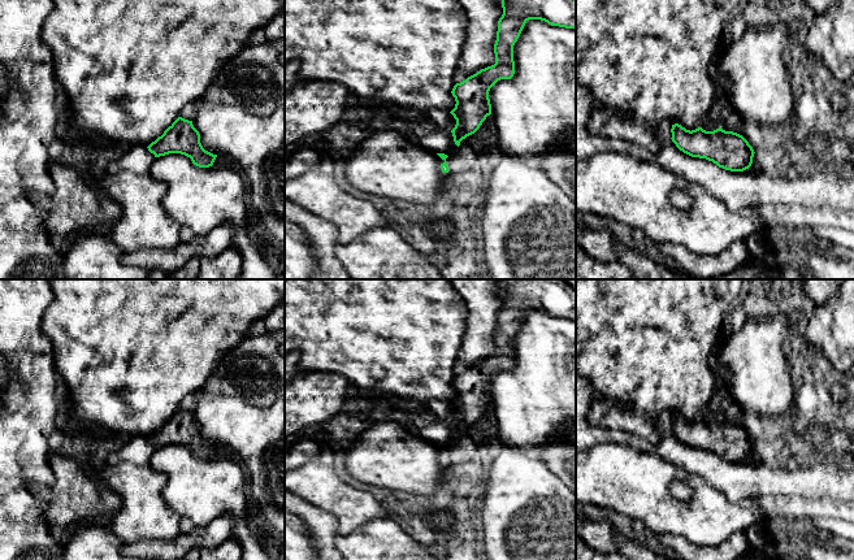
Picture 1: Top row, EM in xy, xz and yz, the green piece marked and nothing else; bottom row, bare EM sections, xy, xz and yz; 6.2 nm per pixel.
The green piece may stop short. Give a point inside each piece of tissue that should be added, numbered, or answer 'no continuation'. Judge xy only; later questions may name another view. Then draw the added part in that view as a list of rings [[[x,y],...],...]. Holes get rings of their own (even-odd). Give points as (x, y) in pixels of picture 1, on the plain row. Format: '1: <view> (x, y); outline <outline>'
no continuation

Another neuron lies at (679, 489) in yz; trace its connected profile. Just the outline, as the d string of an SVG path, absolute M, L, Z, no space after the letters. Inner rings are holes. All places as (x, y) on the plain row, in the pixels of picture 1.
M677 479L671 483L671 492L675 498L688 502L692 498L692 489L686 485L685 481Z

